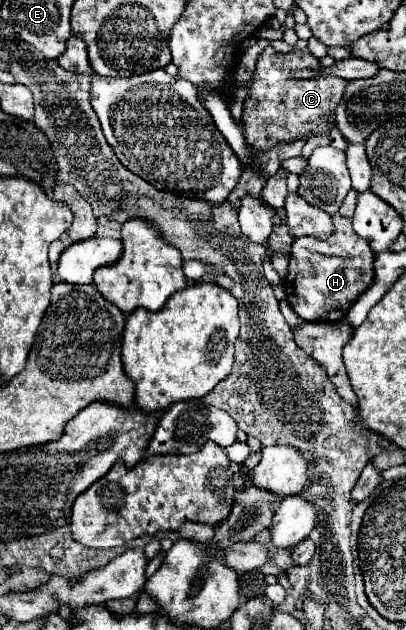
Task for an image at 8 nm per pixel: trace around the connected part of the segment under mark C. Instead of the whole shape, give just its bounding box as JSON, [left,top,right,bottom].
[242,47,346,149]

